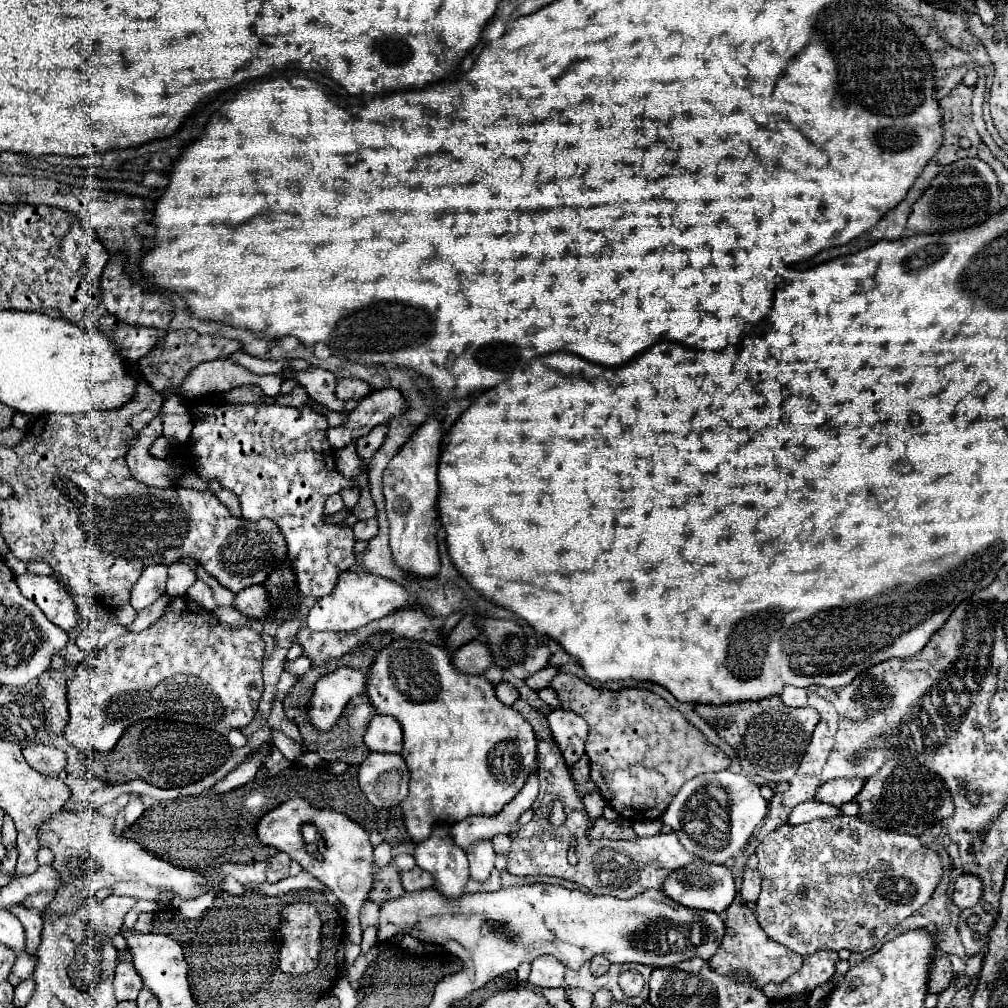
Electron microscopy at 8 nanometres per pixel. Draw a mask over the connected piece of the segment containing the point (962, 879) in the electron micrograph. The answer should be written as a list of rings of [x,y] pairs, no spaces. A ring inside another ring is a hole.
[[[964,873],[958,877],[958,881],[954,883],[954,891],[952,891],[952,901],[960,907],[960,909],[968,909],[974,907],[984,893],[984,883],[978,875],[972,873]]]

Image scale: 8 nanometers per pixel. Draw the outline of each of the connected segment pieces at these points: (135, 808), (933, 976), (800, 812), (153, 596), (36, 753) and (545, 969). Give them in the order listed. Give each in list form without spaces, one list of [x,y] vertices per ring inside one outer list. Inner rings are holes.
[[[132,797],[132,801],[128,803],[128,807],[126,807],[126,823],[128,825],[132,825],[142,813],[144,813],[144,803],[140,801],[140,799],[136,799],[136,797]]]
[[[936,957],[932,963],[932,971],[930,971],[928,991],[930,993],[942,993],[944,989],[948,989],[952,979],[954,979],[954,971],[952,971],[950,959],[948,957]]]
[[[806,801],[806,803],[800,803],[788,823],[790,825],[798,825],[798,823],[808,823],[808,821],[814,821],[814,819],[832,819],[832,817],[840,817],[842,811],[840,807],[834,807],[834,805],[828,805],[828,803],[820,803],[820,801]]]
[[[166,565],[146,567],[146,571],[142,571],[142,577],[132,588],[130,605],[136,611],[142,611],[164,593],[164,587],[166,587]]]
[[[54,745],[22,747],[22,755],[32,769],[50,777],[58,775],[66,765],[66,753]]]
[[[544,955],[532,961],[532,971],[528,977],[530,985],[536,987],[562,987],[564,985],[564,963],[558,963],[556,957]]]

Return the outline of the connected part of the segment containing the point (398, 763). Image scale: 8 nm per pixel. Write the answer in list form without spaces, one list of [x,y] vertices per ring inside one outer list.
[[[370,753],[358,769],[358,783],[368,801],[382,809],[402,803],[408,795],[410,773],[402,755]]]

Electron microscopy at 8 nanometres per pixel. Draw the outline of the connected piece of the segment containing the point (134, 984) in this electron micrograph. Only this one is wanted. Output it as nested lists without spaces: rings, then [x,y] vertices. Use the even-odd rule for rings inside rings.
[[[122,961],[116,967],[116,977],[114,977],[114,991],[118,1001],[136,1001],[138,993],[144,989],[142,977],[134,969],[132,963]]]

